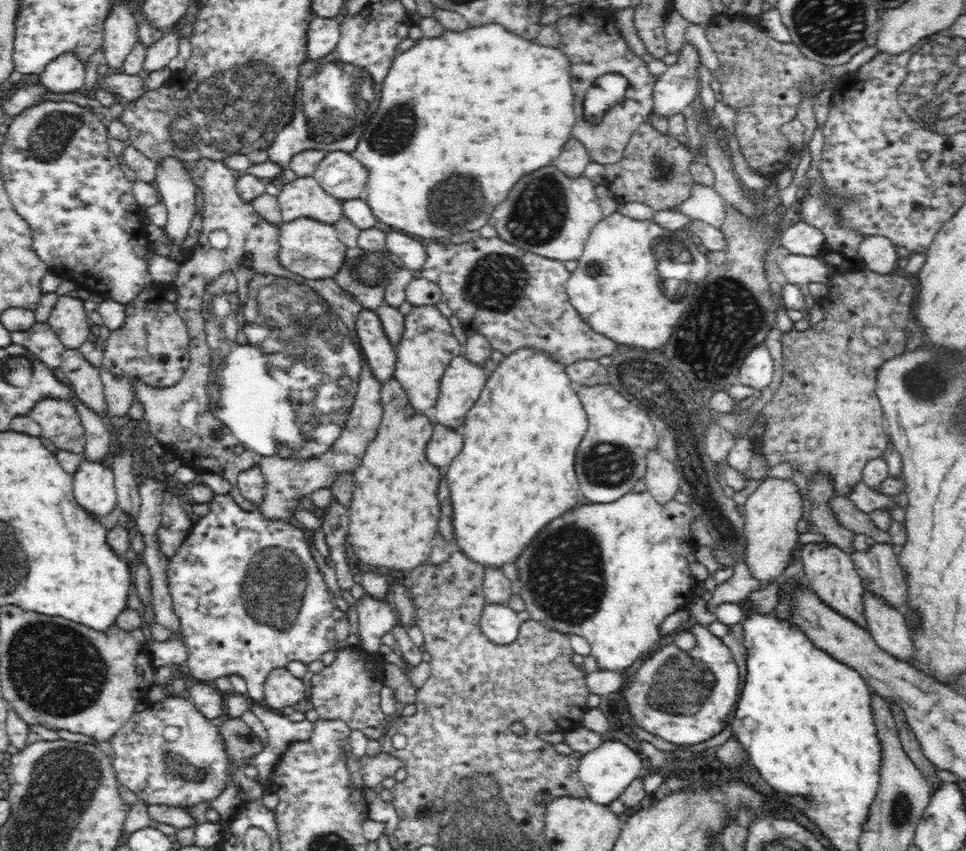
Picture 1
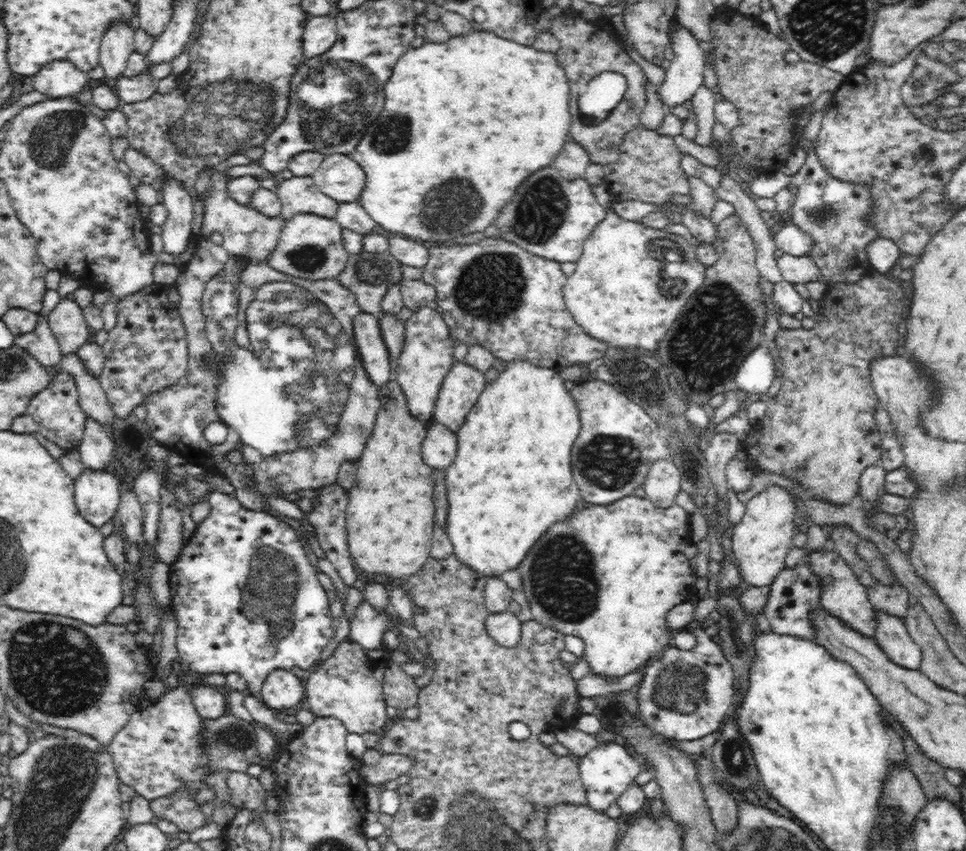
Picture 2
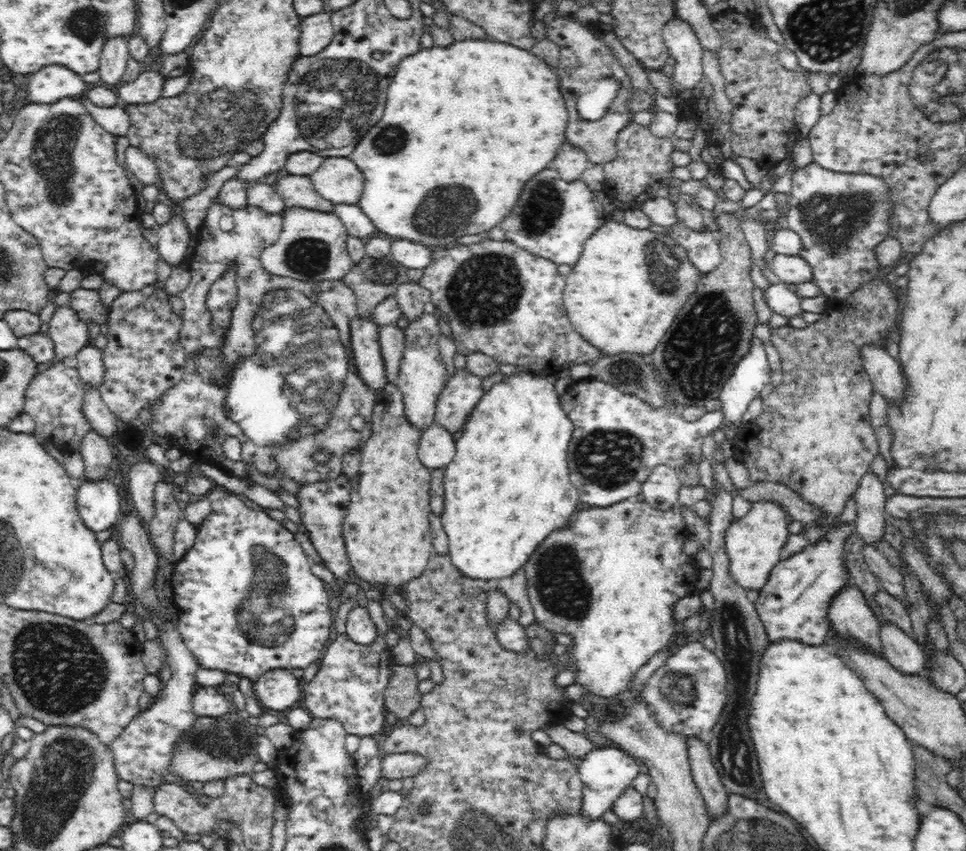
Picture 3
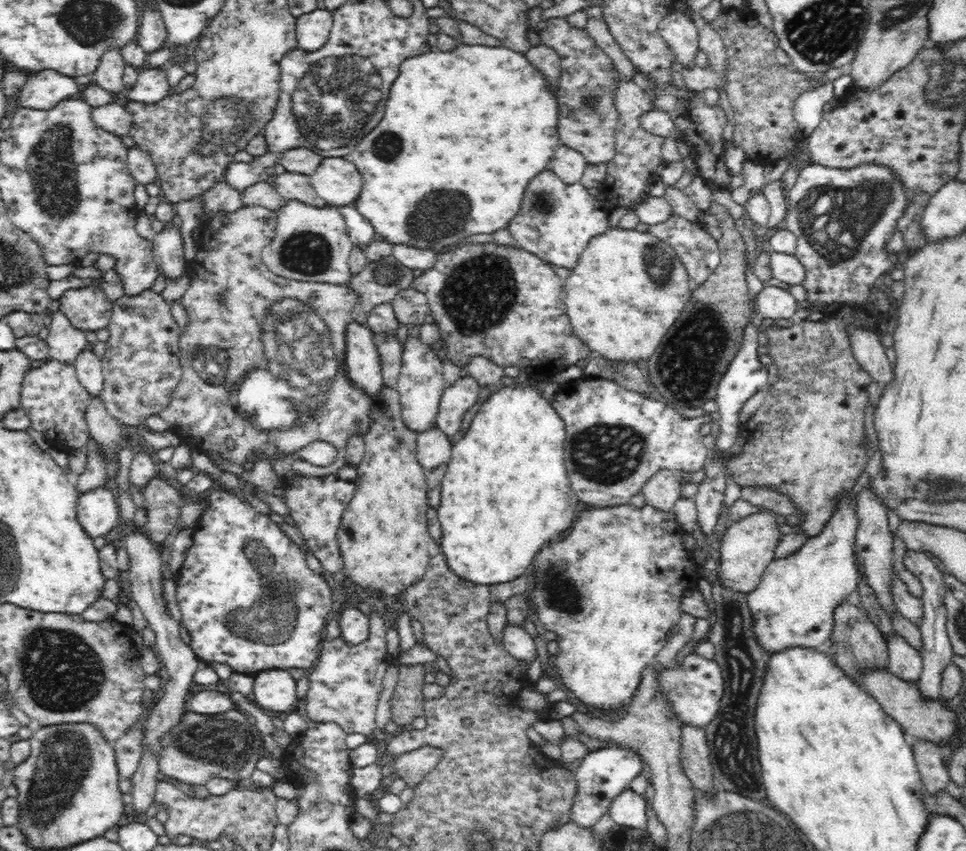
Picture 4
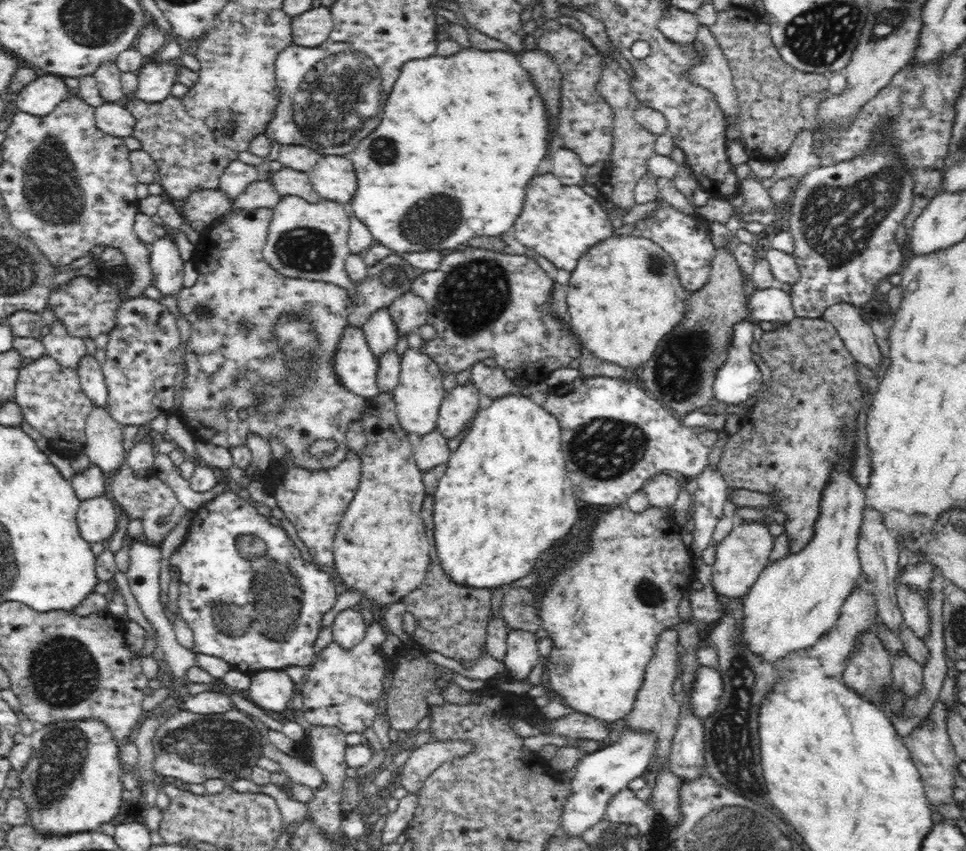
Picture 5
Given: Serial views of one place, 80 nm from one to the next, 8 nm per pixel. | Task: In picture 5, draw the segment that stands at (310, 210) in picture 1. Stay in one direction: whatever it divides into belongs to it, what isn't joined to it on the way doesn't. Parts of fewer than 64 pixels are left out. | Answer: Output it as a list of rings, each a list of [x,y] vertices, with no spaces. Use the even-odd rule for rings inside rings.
[[[283,166],[280,170],[271,172],[265,177],[274,185],[280,196],[298,195],[310,203],[320,200],[307,172],[300,172]]]

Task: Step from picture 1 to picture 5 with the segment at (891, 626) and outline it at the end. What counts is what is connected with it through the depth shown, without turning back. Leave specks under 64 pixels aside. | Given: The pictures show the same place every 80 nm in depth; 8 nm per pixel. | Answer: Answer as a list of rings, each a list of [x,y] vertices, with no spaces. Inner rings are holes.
[[[902,650],[892,659],[893,684],[897,686],[908,699],[922,692],[923,666]]]

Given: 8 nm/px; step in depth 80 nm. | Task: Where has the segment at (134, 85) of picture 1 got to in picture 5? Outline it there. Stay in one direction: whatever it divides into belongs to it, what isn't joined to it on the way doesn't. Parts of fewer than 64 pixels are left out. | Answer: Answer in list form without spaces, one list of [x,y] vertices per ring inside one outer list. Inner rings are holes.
[[[179,61],[149,63],[137,72],[138,88],[135,98],[157,103],[171,94],[171,88],[176,82],[190,88],[198,78],[196,71],[188,69]]]

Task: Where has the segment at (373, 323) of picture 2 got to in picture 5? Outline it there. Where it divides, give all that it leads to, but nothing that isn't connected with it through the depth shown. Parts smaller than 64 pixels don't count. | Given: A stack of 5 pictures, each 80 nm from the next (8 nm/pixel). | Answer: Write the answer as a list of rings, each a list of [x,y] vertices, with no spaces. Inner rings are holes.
[[[348,326],[344,329],[333,356],[333,367],[338,381],[349,392],[365,399],[371,399],[380,393],[377,376],[378,358],[371,351],[360,327]]]

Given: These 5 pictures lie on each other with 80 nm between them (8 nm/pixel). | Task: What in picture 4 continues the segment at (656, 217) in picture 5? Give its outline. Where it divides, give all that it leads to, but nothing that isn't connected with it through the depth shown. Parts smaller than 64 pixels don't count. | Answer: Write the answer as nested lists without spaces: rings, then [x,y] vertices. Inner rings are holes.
[[[672,213],[663,223],[649,225],[645,232],[659,238],[662,243],[668,243],[668,247],[674,249],[676,257],[686,268],[690,281],[694,282],[694,287],[702,285],[720,264],[721,255],[717,240],[712,238],[700,223],[692,223]]]

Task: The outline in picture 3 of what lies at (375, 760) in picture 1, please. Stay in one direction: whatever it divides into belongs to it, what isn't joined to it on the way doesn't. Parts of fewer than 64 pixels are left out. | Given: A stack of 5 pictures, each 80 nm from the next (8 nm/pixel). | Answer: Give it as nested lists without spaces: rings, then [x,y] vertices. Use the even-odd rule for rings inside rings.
[[[388,753],[381,756],[382,777],[390,780],[395,778],[412,778],[420,773],[429,762],[428,758],[414,753]]]

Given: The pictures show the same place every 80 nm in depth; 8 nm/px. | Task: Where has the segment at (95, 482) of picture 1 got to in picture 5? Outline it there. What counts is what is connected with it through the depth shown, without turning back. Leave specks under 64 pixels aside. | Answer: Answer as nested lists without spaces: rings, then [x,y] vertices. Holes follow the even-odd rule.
[[[108,492],[90,500],[82,500],[76,515],[80,537],[90,544],[106,544],[116,533],[119,514],[118,507]]]

